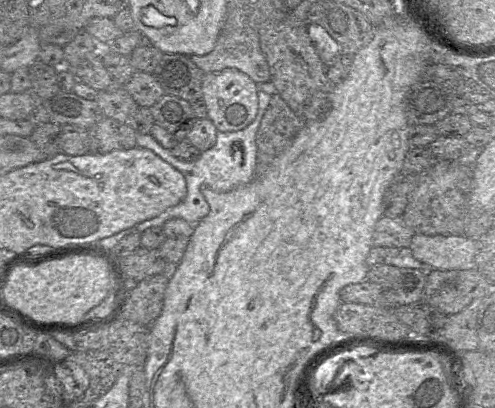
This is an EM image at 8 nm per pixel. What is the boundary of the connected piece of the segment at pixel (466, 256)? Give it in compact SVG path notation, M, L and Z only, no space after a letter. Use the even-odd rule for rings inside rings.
M415 234L410 244L412 256L435 270L467 270L475 267L477 254L477 239L465 235L435 235Z

